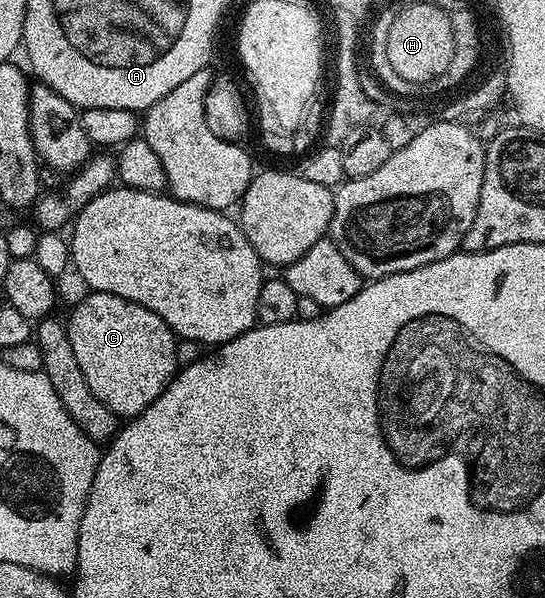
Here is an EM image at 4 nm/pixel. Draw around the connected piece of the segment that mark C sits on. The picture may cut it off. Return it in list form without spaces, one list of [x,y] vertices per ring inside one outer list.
[[[86,292],[86,297],[78,303],[73,309],[73,314],[67,317],[67,328],[69,330],[69,338],[71,339],[71,351],[75,351],[75,359],[79,363],[79,367],[83,371],[83,375],[87,379],[87,387],[91,387],[91,391],[96,395],[109,410],[122,419],[132,419],[137,414],[148,407],[151,403],[155,403],[155,399],[159,399],[161,392],[168,387],[169,382],[173,380],[178,372],[177,363],[177,342],[178,338],[169,330],[167,323],[163,323],[163,319],[159,319],[159,315],[155,315],[155,311],[147,311],[147,307],[143,307],[139,303],[131,303],[127,299],[123,299],[119,295],[111,295],[110,293],[94,293]]]

